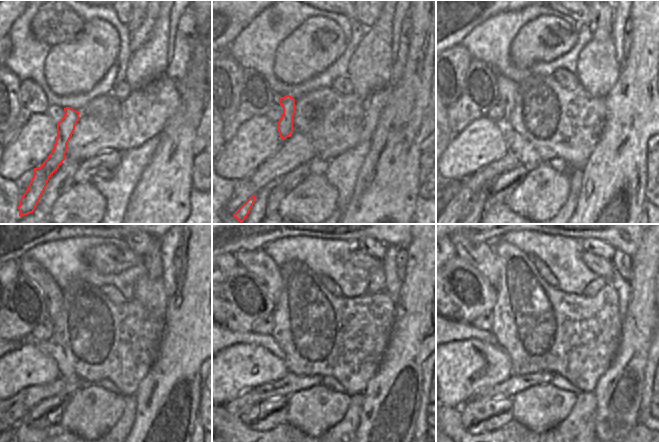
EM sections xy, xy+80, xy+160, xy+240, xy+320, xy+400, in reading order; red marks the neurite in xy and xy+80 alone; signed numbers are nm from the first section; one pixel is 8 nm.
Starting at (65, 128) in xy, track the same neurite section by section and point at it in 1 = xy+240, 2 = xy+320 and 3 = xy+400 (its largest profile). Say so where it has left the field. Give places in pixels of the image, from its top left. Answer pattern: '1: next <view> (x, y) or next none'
1: next xy+240 (52, 294)
2: next xy+320 (257, 262)
3: next xy+400 (482, 256)

